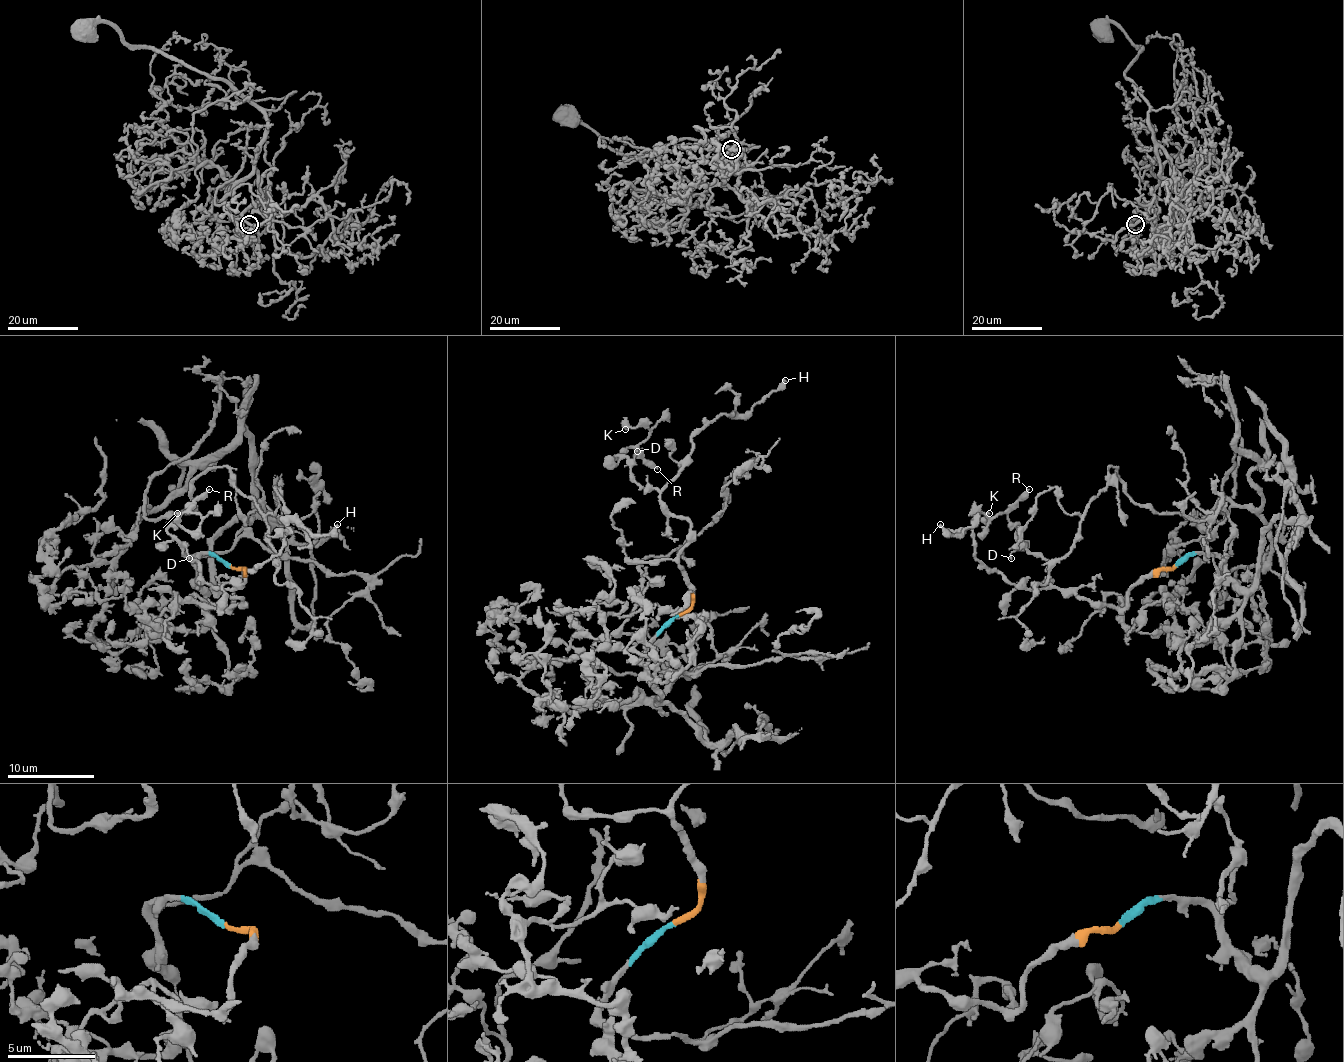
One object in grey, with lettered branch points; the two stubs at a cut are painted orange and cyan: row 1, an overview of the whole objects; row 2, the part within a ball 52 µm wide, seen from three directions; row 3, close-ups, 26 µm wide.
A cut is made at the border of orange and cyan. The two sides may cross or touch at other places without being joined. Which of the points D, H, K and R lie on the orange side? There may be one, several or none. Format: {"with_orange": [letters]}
{"with_orange": ["D", "H", "K", "R"]}

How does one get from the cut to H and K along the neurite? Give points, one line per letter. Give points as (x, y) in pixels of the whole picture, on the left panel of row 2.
H: (229, 565), (242, 569), (231, 609), (242, 600), (212, 587), (238, 587), (290, 521), (336, 524)
K: (229, 565), (242, 569), (231, 609), (240, 598), (168, 532), (183, 513), (201, 524), (177, 513)

